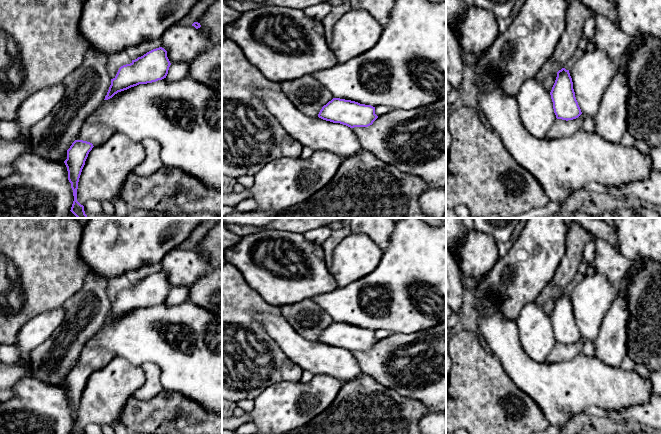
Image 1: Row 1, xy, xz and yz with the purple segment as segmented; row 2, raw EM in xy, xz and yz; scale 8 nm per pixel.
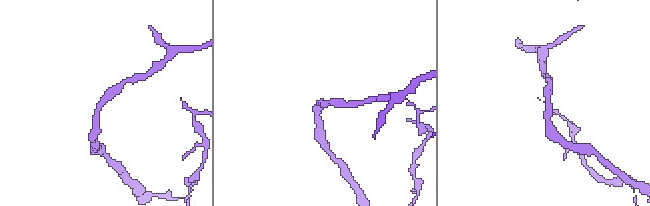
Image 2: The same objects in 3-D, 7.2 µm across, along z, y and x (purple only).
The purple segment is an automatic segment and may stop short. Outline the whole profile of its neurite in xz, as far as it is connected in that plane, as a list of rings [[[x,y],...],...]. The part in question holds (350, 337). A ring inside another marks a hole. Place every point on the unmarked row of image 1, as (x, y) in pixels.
[[[333,322],[324,329],[318,341],[350,352],[368,351],[378,342],[375,331],[340,322]]]

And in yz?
[[[562,292],[557,296],[557,301],[550,319],[557,343],[568,345],[576,343],[582,338],[575,321],[569,294]]]

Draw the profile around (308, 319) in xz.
[[[311,299],[281,307],[281,315],[303,338],[318,341],[322,331],[333,323],[332,317]]]

